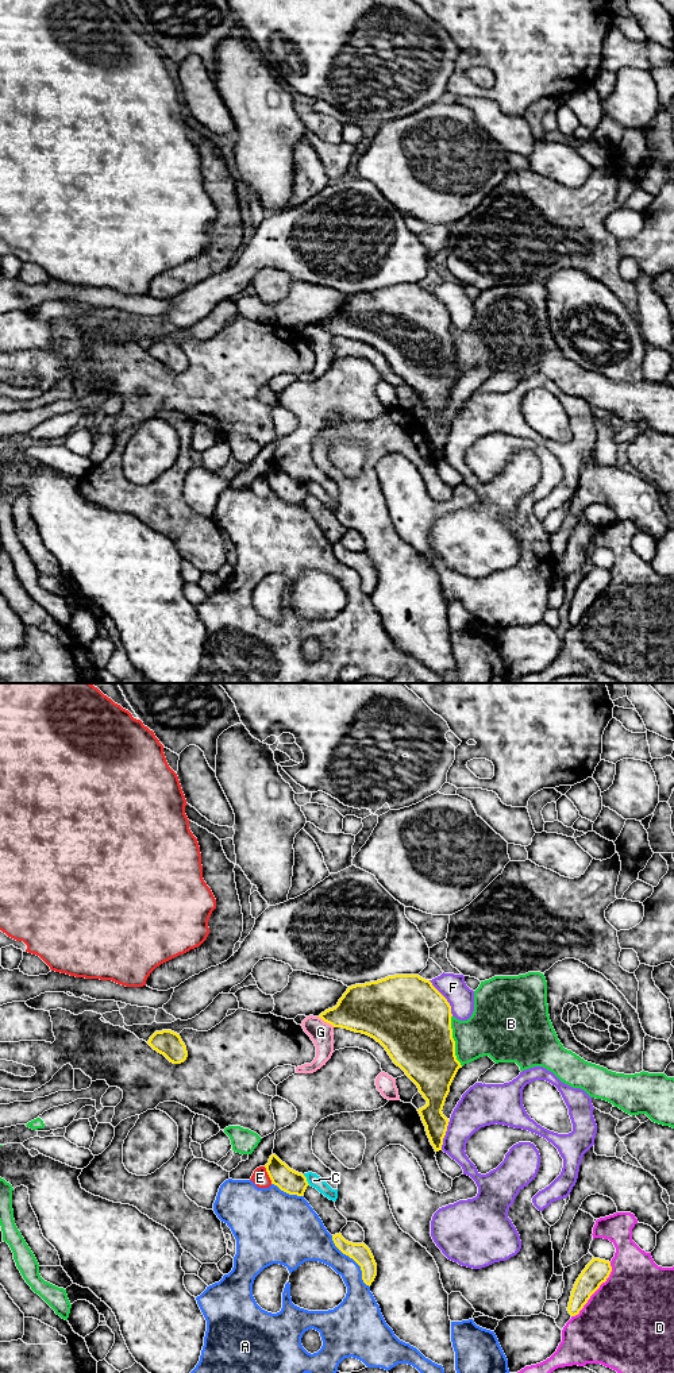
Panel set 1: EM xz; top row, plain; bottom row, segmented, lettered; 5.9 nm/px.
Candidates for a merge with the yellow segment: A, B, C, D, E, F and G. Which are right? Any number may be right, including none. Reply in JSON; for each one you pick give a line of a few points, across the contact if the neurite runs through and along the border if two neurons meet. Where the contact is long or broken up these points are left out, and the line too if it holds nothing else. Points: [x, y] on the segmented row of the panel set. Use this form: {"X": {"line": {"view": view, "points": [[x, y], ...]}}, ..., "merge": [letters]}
{"merge": ["G"]}

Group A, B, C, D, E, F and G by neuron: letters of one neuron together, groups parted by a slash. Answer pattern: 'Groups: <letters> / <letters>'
Groups: A / B / C / D / E / F / G

